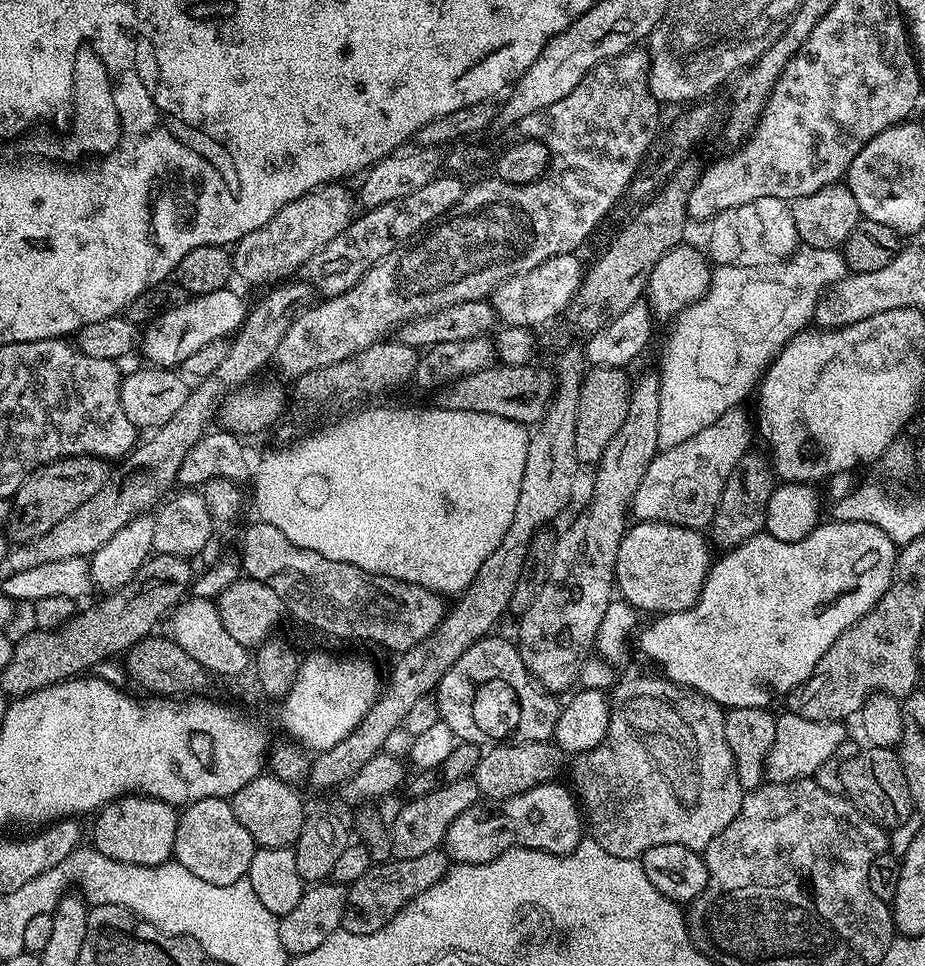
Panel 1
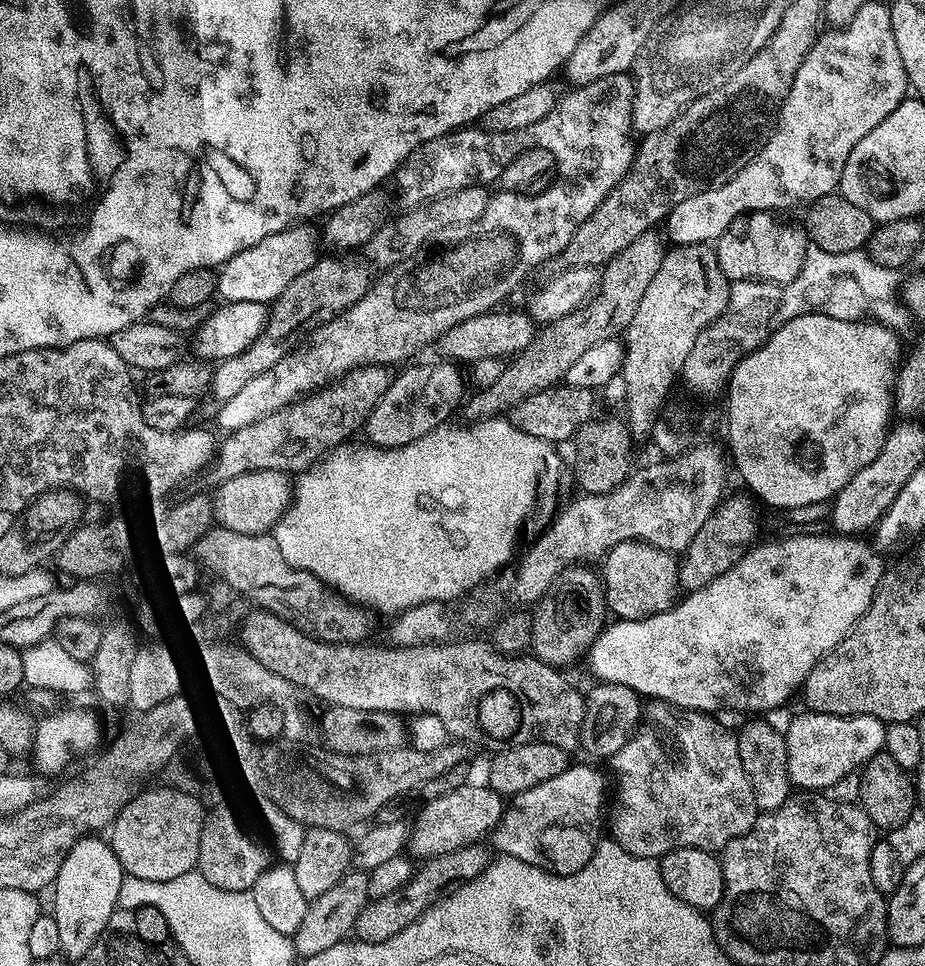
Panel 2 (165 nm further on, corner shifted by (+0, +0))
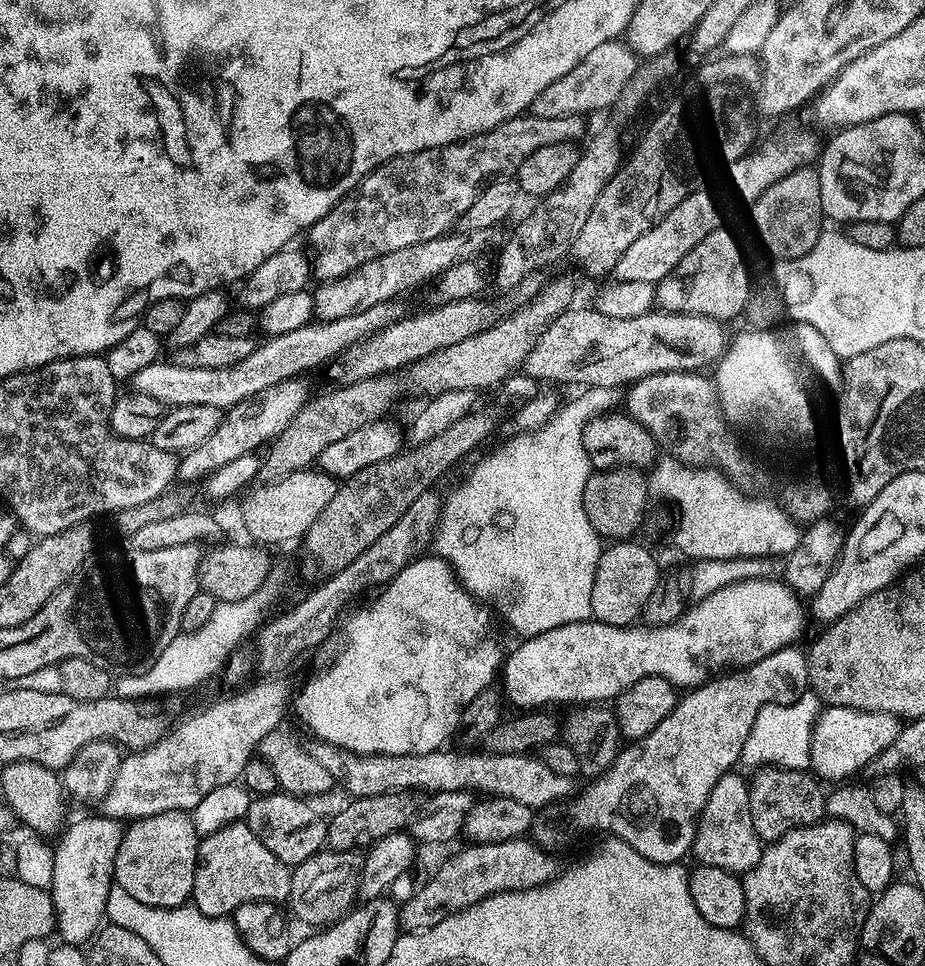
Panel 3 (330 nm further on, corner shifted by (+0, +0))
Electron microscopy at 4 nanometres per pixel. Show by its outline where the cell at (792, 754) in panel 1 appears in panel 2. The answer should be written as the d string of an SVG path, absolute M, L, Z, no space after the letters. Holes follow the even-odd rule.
M811 710L793 715L787 730L788 773L797 789L823 790L834 786L838 778L863 769L869 760L884 752L883 720L873 716L835 716Z

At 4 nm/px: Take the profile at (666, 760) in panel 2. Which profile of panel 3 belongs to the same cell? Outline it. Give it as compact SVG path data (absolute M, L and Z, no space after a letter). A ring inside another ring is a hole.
M736 770L727 772L718 778L718 786L710 790L710 798L696 822L696 837L692 843L691 855L697 856L700 864L743 874L758 862L762 842L754 830L754 818L750 814L749 781L743 780L738 773Z

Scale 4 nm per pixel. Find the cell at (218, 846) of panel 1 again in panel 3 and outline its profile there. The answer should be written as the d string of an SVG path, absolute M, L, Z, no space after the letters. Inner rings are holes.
M246 822L227 824L222 830L203 837L196 855L196 873L192 887L194 906L207 916L231 917L238 906L255 900L287 901L292 868L283 864L250 830Z

